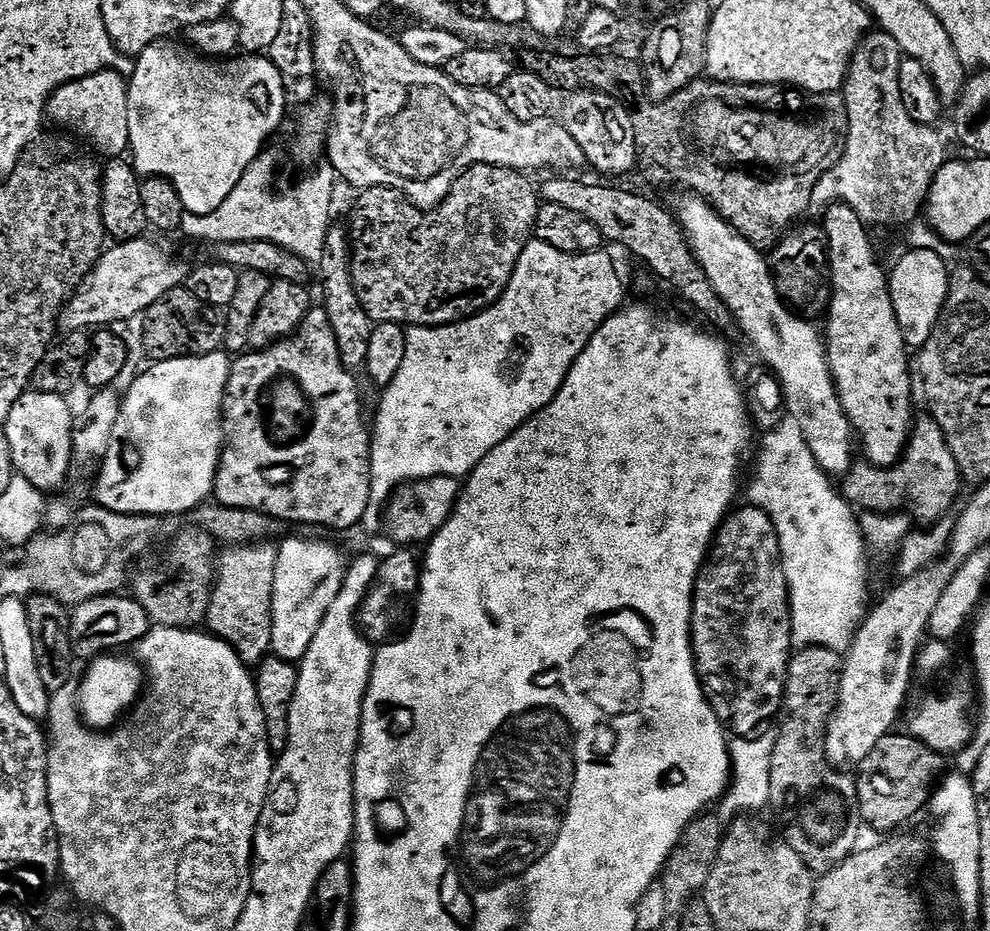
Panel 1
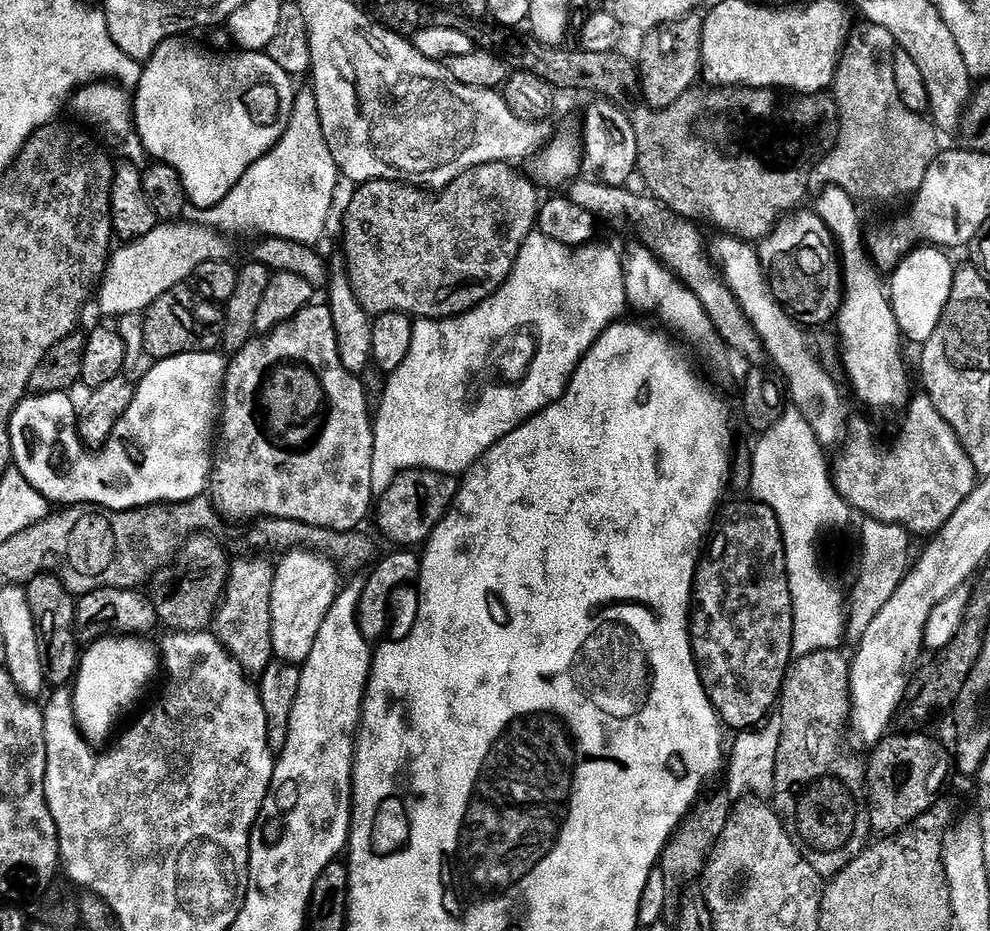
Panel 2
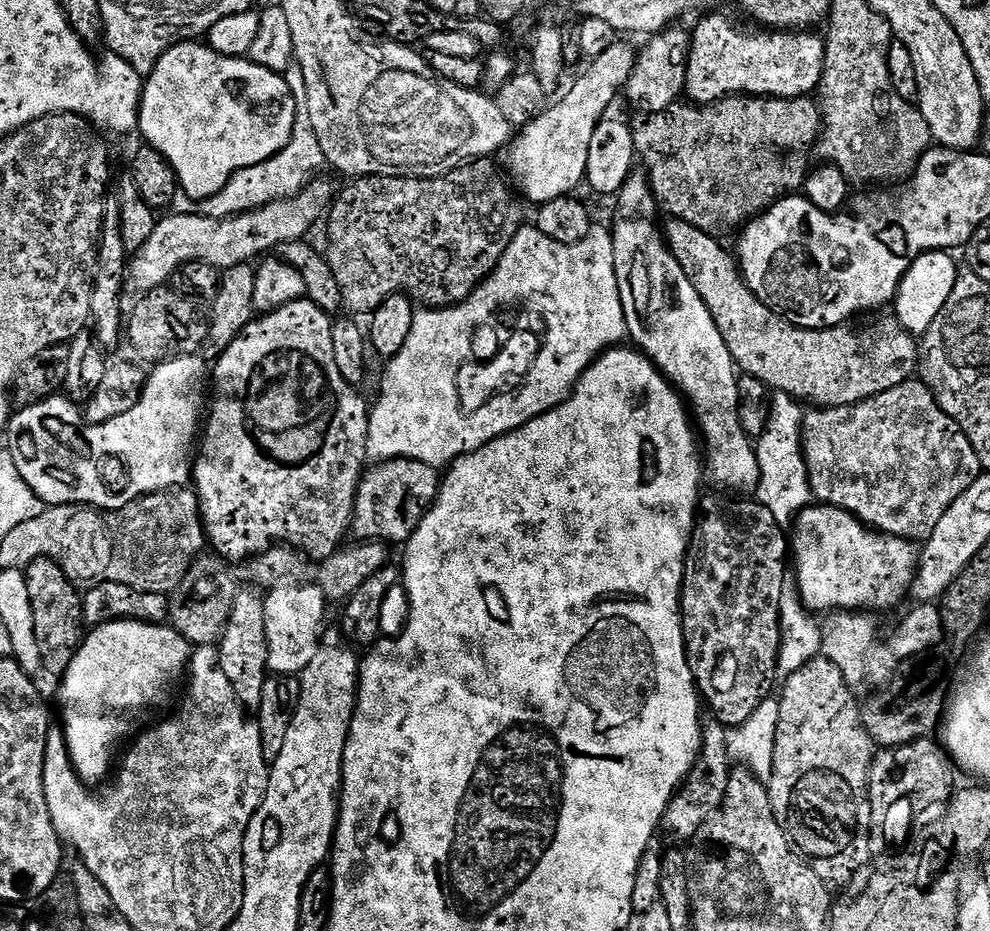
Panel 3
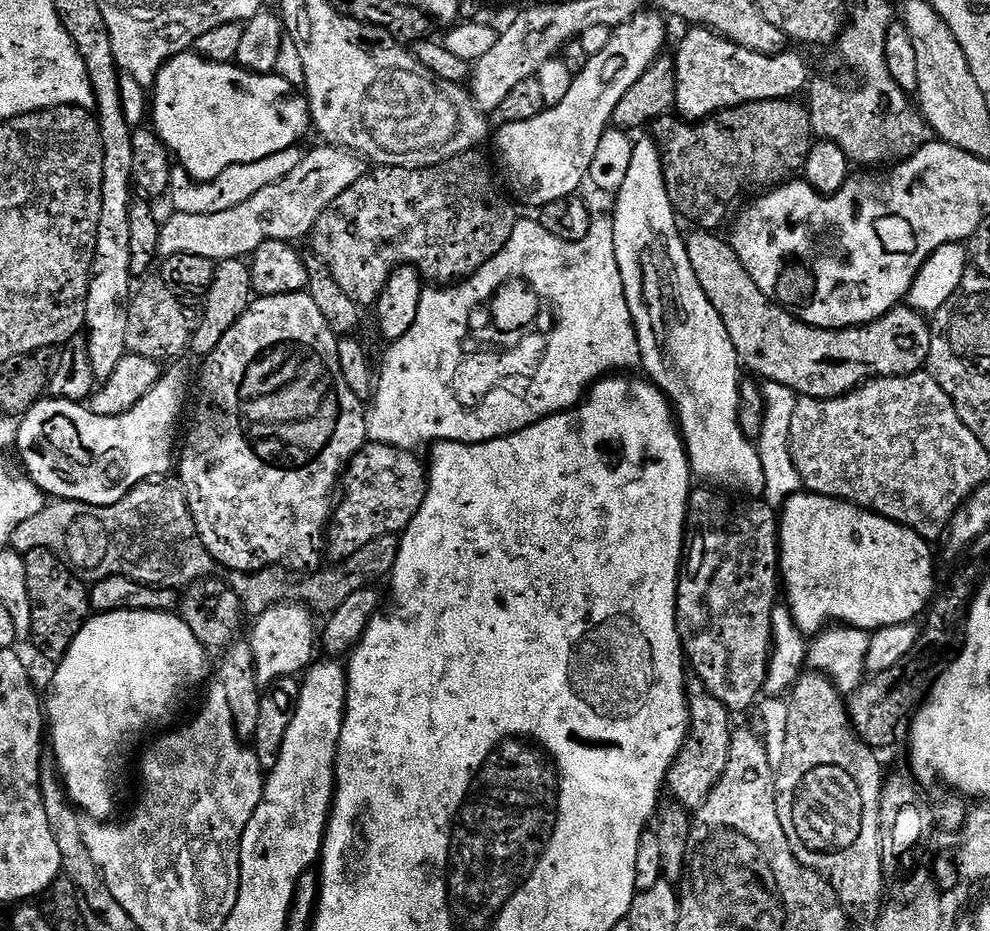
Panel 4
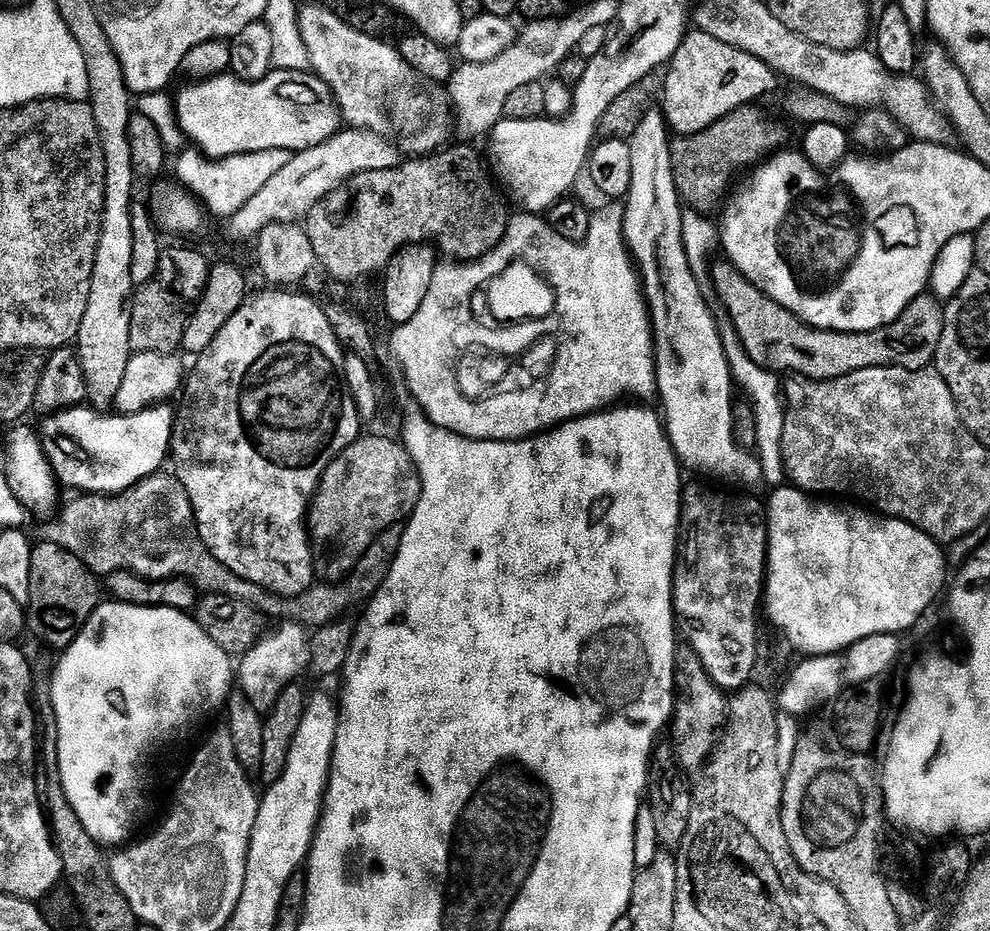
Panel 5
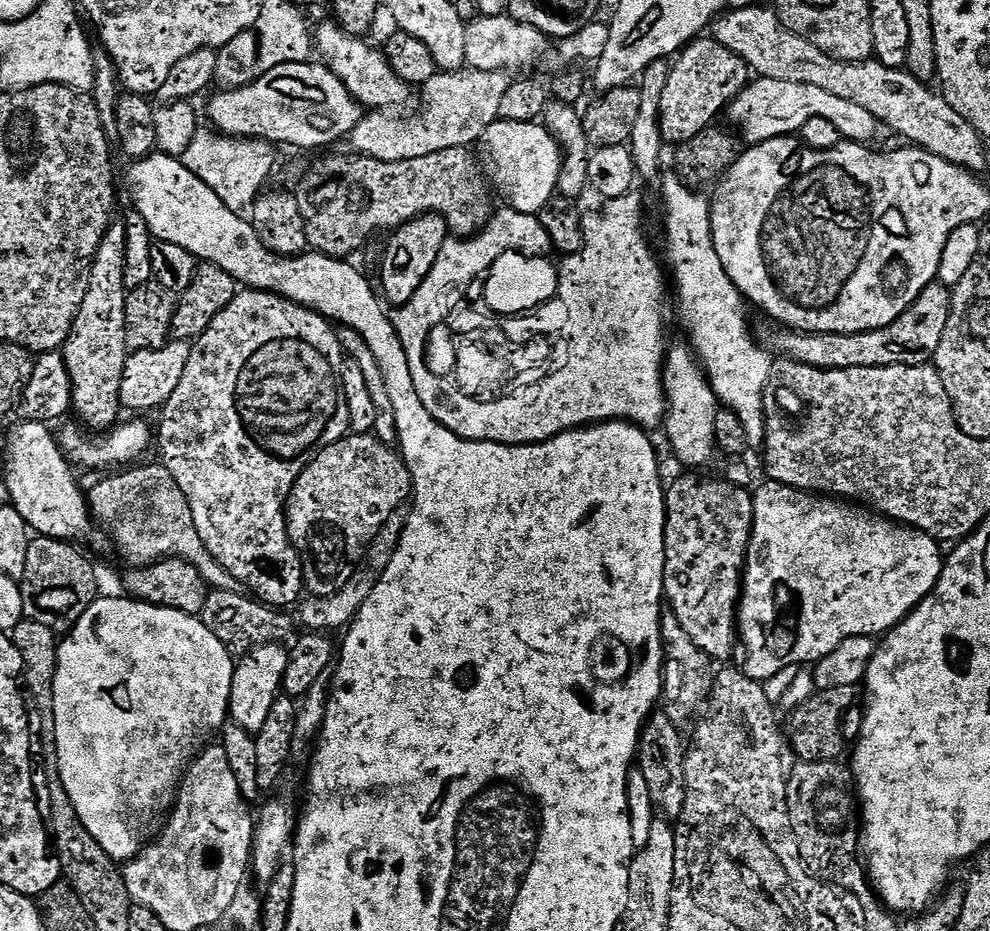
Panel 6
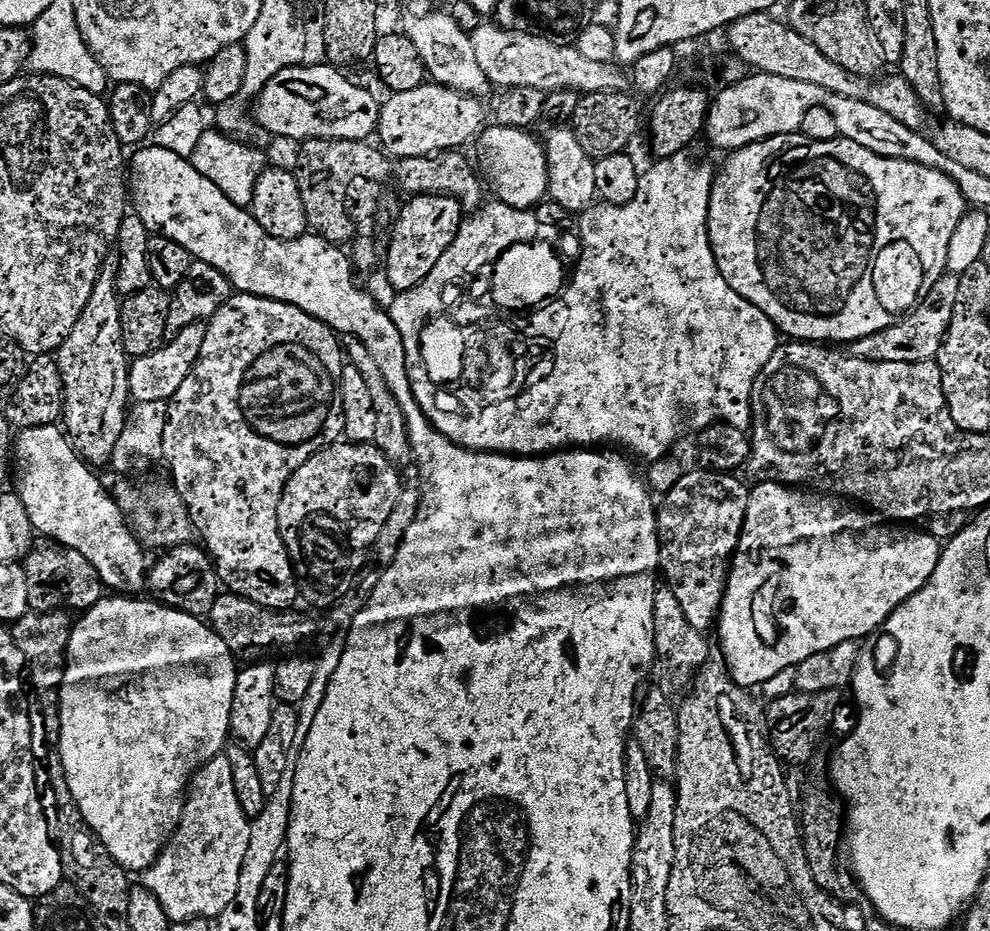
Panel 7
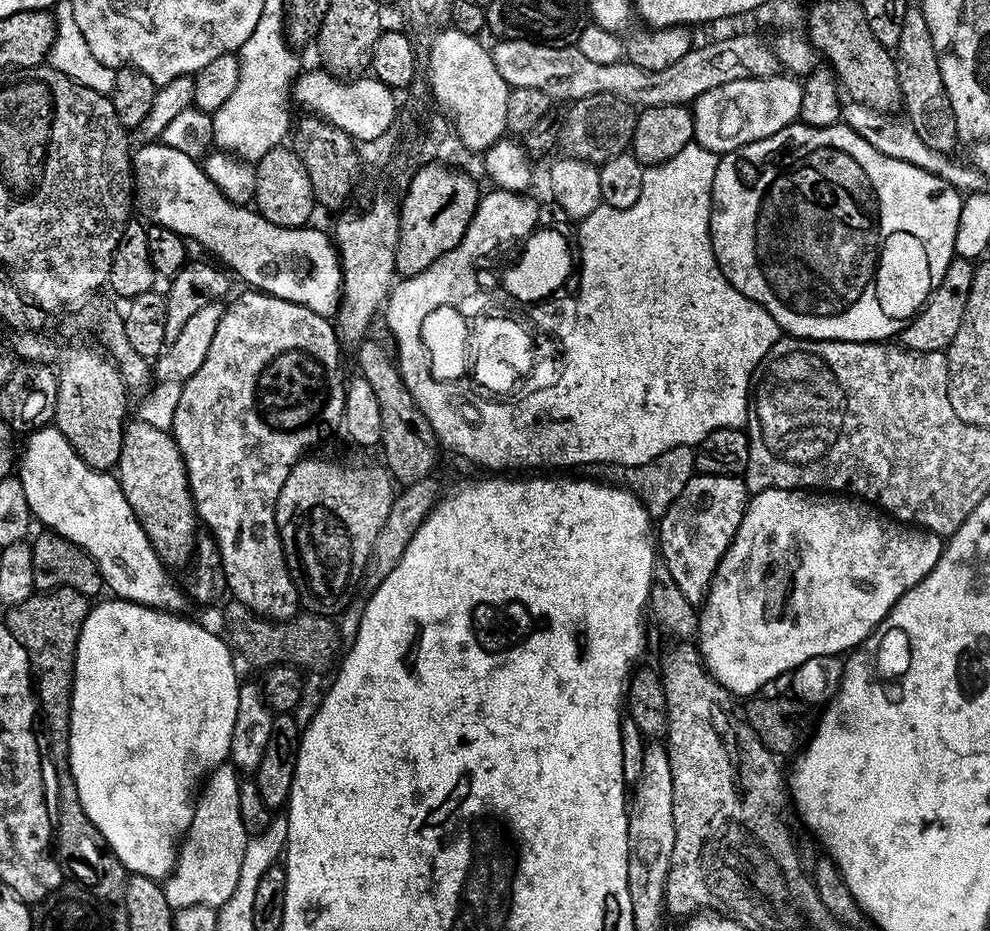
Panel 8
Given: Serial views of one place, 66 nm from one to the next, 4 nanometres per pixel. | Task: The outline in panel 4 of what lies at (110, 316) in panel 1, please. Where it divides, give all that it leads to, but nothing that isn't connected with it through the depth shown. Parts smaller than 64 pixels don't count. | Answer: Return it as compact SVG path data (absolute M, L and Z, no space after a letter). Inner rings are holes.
M319 146L313 152L305 151L298 166L273 185L266 186L246 202L216 214L176 212L160 229L159 255L198 254L213 262L239 260L251 257L264 242L286 240L297 242L309 235L322 214L354 182L364 177L365 161L347 148Z

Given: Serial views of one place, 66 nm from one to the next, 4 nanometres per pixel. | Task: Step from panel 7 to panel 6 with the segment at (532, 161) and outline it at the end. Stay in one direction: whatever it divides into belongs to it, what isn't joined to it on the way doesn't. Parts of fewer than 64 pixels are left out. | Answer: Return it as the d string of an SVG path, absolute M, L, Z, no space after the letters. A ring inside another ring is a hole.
M497 118L480 135L478 159L484 169L488 183L504 199L505 205L515 212L525 212L528 216L537 215L553 203L552 195L558 192L558 178L562 153L560 143L553 138L543 123L506 122Z

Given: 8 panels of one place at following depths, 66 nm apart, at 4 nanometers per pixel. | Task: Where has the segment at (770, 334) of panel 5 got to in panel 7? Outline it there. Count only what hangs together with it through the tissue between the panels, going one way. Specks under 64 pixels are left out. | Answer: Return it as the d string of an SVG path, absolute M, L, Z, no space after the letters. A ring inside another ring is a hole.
M945 274L932 288L923 293L922 299L907 316L896 321L891 328L882 330L878 334L870 334L866 338L855 341L851 345L851 355L859 360L873 360L874 362L926 362L936 360L940 354L945 338L950 330L950 322L954 318L954 310L958 306L958 290L960 276Z

